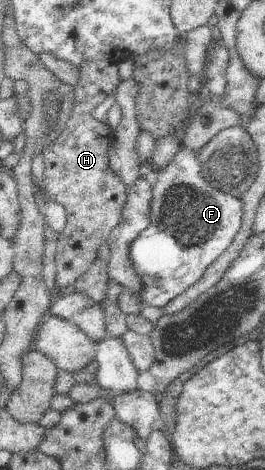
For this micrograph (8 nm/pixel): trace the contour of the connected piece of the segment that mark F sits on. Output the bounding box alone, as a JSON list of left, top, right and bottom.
[129,148,244,308]

